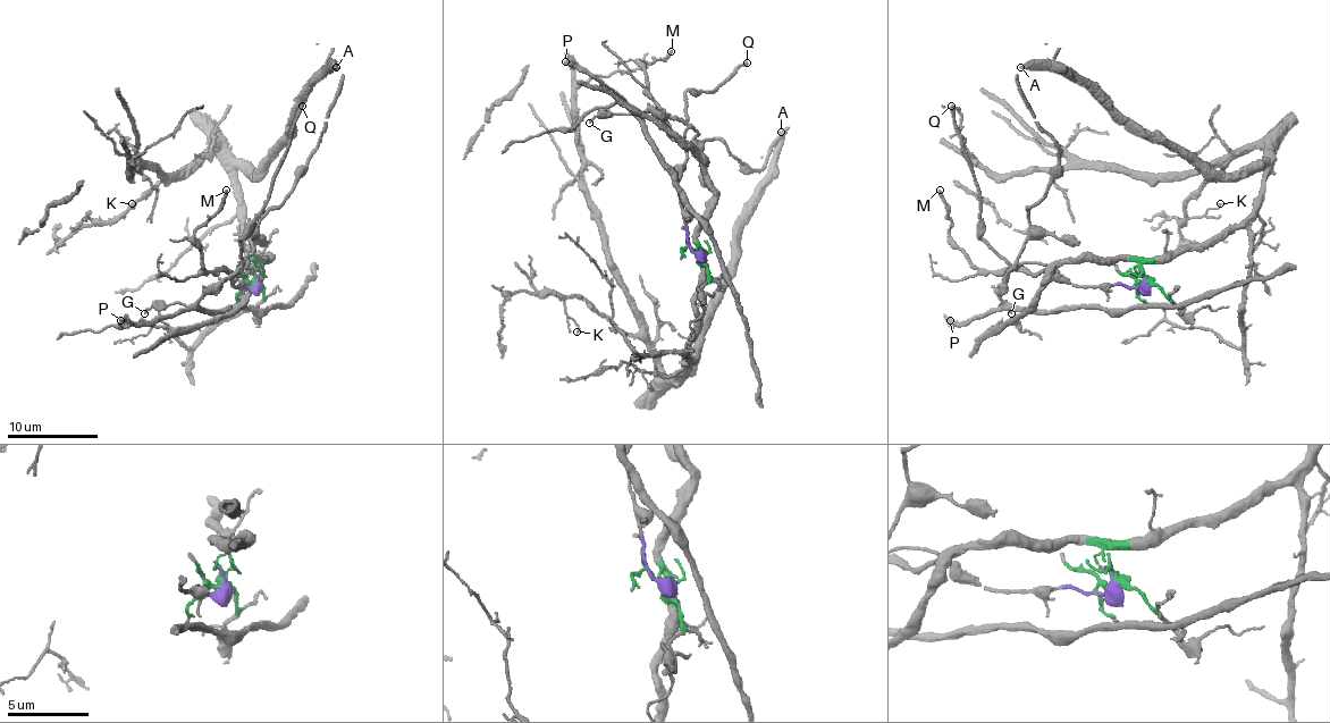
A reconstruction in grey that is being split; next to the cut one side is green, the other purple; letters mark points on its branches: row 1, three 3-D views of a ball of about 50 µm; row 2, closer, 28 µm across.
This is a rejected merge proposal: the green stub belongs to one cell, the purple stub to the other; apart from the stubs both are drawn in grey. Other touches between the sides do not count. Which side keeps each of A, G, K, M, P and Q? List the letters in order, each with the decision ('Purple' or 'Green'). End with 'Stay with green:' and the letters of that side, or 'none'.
A: Green
G: Purple
K: Green
M: Green
P: Purple
Q: Purple
Stay with green: A, K, M

